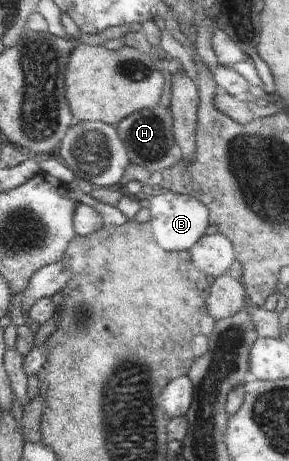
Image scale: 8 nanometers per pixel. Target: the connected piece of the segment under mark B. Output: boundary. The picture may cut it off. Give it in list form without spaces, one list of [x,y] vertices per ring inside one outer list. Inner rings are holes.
[[[167,190],[152,196],[146,205],[150,209],[148,222],[155,229],[155,239],[159,239],[159,244],[167,248],[167,251],[190,250],[191,246],[205,235],[205,231],[210,225],[207,206],[201,200],[189,195],[176,194]]]

